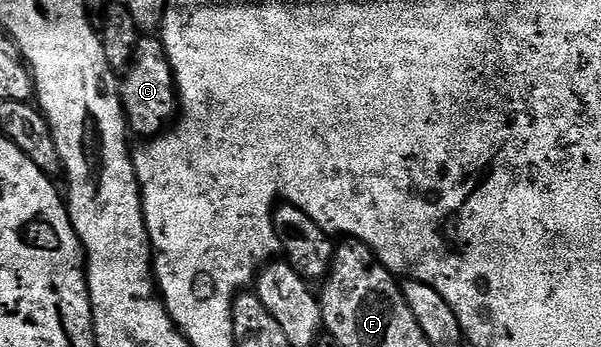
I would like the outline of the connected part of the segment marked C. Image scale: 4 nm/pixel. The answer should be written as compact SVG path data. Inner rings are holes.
M140 37L139 43L135 45L133 60L122 75L119 95L127 116L127 128L132 135L140 134L140 139L150 140L158 138L172 125L171 117L174 114L176 117L179 110L179 92L162 37Z

